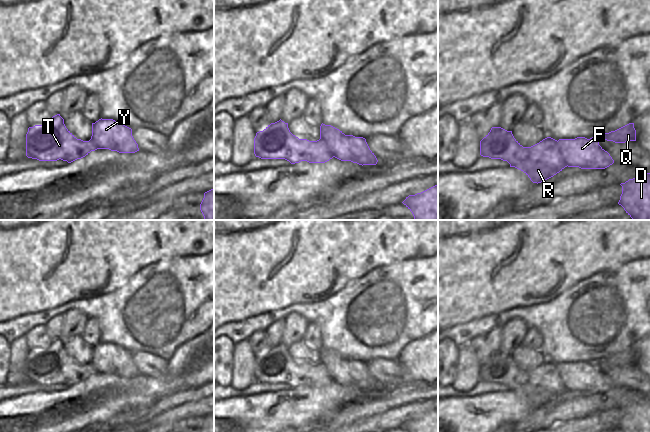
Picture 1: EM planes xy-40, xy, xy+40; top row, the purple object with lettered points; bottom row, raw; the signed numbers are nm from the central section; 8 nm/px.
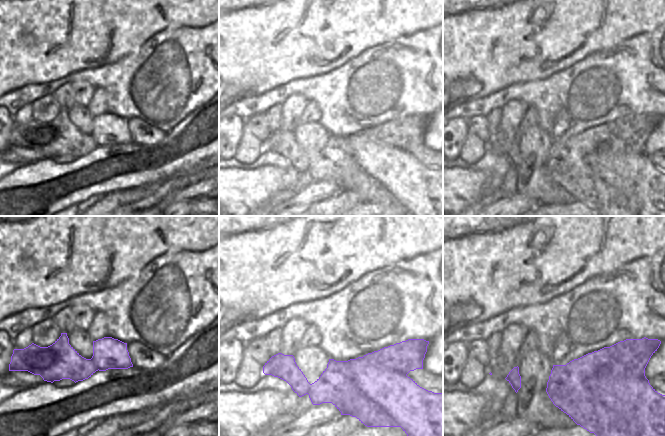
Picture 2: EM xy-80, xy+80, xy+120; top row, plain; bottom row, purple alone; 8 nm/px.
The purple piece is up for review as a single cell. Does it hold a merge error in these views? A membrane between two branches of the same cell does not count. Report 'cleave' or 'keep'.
cleave

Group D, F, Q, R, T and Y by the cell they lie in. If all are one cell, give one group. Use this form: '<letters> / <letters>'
D F Y / Q R T

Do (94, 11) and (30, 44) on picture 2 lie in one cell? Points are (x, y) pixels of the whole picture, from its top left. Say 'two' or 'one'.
one

